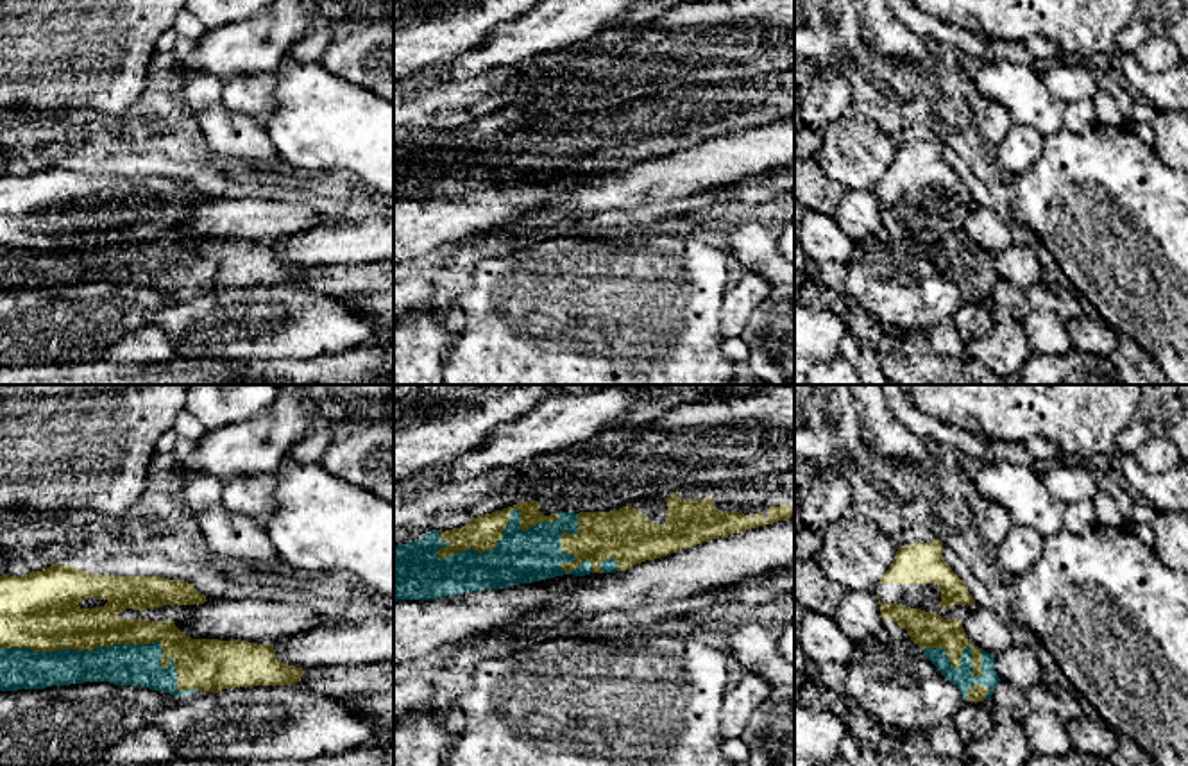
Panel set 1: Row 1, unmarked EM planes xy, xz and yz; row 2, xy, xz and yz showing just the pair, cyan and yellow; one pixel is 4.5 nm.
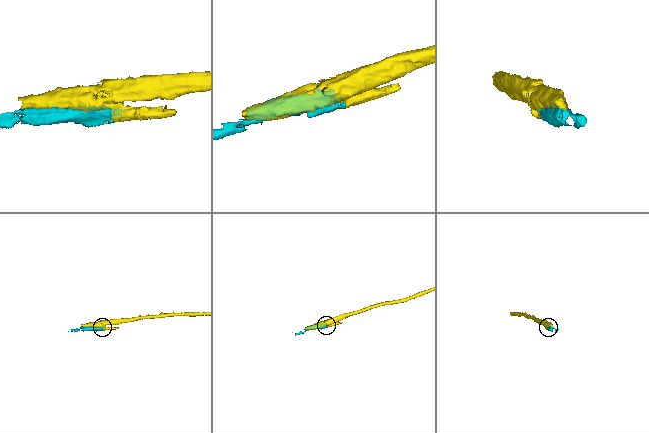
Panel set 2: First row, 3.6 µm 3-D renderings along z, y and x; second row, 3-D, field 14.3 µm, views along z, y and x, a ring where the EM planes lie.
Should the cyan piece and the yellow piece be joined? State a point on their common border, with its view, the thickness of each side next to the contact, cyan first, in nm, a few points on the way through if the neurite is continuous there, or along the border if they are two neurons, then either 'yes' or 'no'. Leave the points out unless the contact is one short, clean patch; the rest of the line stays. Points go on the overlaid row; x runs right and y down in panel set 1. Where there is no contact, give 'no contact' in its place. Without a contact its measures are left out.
meets cyan in xy at (118, 645); 190 nm thick on the cyan side, 200 nm on the other; no

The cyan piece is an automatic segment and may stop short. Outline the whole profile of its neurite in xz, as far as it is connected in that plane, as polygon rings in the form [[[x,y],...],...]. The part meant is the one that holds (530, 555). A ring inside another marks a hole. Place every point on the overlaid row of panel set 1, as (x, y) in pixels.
[[[510,510],[510,521],[503,530],[505,535],[497,540],[492,551],[483,553],[469,548],[447,558],[440,558],[437,551],[449,546],[449,542],[442,540],[440,532],[437,530],[428,532],[419,540],[394,546],[394,601],[437,600],[481,589],[505,589],[564,574],[590,574],[592,566],[589,560],[583,560],[581,566],[571,573],[562,569],[564,562],[574,562],[574,555],[562,551],[560,539],[565,532],[571,535],[578,532],[578,515],[574,512],[558,512],[558,515],[560,517],[551,523],[542,521],[530,530],[521,530],[521,510]]]

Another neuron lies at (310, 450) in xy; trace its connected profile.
[[[315,421],[310,431],[290,449],[286,458],[299,464],[320,464],[326,449],[344,426],[327,421]]]

